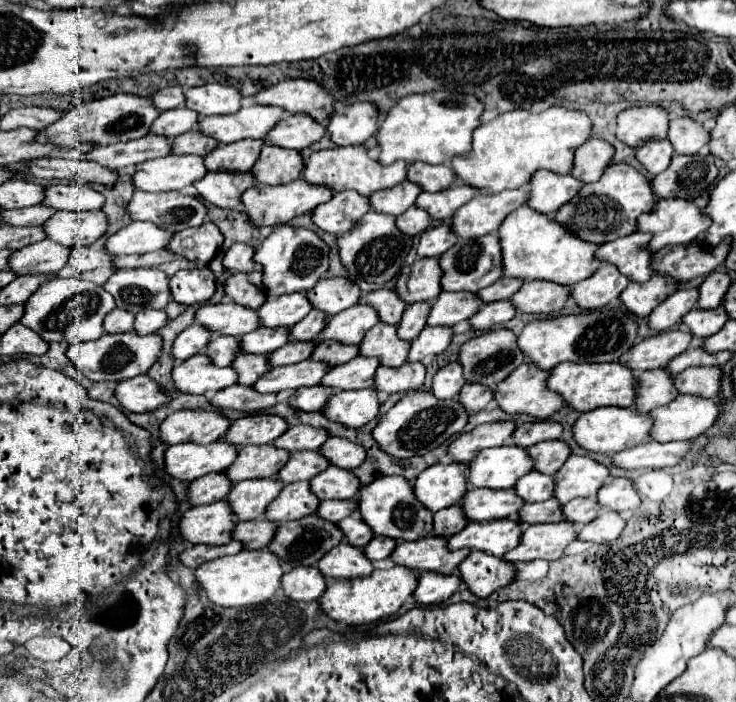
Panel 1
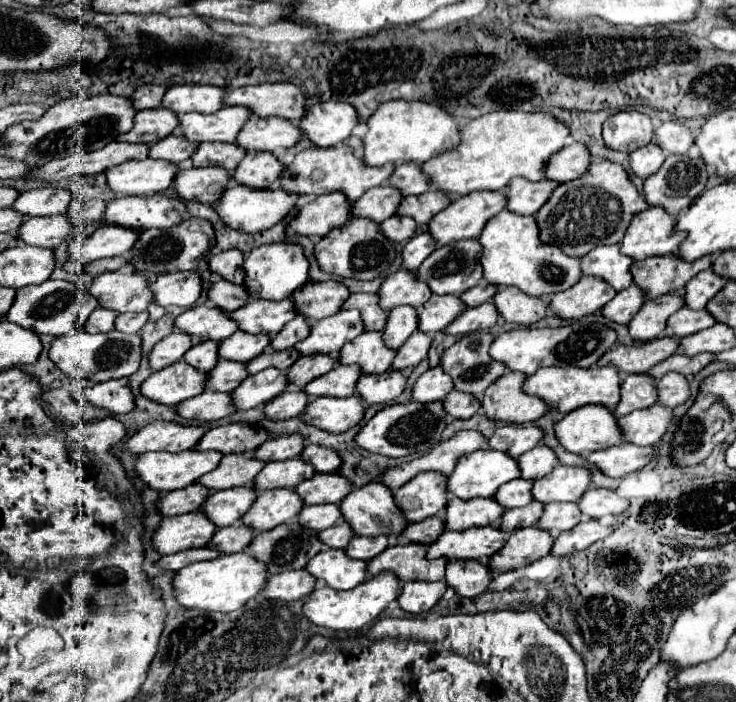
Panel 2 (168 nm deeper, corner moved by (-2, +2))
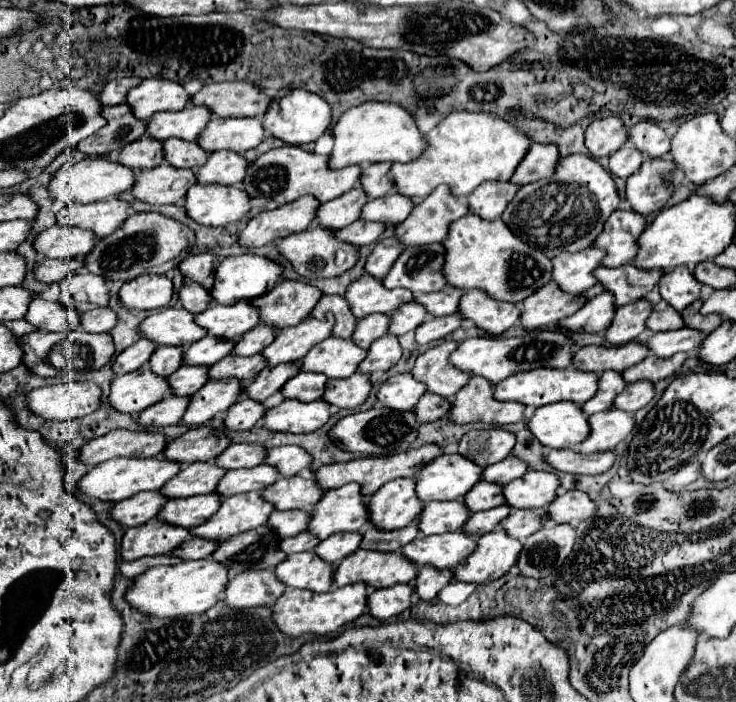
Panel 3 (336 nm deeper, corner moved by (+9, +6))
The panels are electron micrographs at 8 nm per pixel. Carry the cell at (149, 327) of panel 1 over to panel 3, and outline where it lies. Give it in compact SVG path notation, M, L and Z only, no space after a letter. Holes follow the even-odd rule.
M110 308L100 310L88 310L80 316L80 326L86 332L108 332L116 326L118 316Z

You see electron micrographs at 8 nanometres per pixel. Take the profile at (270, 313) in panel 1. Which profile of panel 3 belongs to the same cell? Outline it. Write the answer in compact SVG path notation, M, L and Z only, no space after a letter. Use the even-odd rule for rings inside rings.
M236 302L232 306L210 306L196 314L194 322L198 322L198 326L202 326L210 336L236 342L244 332L252 330L260 318L254 306L248 302Z

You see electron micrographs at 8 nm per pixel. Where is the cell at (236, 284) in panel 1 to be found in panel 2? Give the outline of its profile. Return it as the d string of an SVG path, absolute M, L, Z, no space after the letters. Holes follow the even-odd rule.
M219 280L211 286L209 300L213 300L215 306L225 312L235 312L239 310L239 306L247 304L249 294L247 290L243 290L243 284L231 284L227 280Z

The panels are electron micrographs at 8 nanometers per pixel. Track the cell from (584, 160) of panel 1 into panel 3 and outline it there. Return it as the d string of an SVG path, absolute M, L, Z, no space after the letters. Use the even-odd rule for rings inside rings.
M534 142L528 148L524 162L520 162L520 166L516 166L510 182L516 186L524 186L524 184L536 182L540 178L548 178L554 174L558 158L560 158L560 152L556 146Z

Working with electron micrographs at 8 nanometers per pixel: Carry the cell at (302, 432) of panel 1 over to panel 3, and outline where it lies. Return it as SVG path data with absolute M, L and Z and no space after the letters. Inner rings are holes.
M232 444L214 462L218 466L224 466L226 470L238 470L238 468L254 468L262 464L264 456L266 450L262 444Z

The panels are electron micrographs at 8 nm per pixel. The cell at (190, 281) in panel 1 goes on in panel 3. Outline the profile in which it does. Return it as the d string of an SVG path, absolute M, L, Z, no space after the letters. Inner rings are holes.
M142 274L126 282L118 292L120 304L126 310L162 308L172 298L172 280L158 274Z

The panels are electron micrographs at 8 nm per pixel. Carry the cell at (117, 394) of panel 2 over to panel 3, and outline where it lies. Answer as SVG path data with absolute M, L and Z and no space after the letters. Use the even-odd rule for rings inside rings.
M94 382L56 384L30 390L26 406L44 420L74 420L94 412L100 406L102 390Z

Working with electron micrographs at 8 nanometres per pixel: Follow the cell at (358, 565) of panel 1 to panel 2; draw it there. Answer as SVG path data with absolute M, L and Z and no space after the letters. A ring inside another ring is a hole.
M335 548L321 550L315 558L311 558L307 570L319 582L335 590L351 590L367 578L367 562L347 558L345 550Z

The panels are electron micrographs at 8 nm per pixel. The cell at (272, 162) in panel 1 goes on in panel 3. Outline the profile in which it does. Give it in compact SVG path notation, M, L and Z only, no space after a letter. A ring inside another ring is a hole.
M232 150L212 152L200 170L196 170L198 184L222 184L232 186L238 184L232 178L244 178L246 160L240 154L232 154Z

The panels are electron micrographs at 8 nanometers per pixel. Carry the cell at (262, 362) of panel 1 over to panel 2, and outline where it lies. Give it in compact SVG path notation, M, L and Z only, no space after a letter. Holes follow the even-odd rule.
M219 360L217 366L209 372L207 388L217 392L233 392L243 382L243 378L247 378L245 364Z

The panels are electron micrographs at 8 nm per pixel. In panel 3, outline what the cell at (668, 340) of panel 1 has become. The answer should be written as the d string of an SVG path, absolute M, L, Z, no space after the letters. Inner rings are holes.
M638 342L622 344L622 346L584 346L572 356L572 366L578 370L600 374L604 370L624 372L628 366L638 364L648 354Z

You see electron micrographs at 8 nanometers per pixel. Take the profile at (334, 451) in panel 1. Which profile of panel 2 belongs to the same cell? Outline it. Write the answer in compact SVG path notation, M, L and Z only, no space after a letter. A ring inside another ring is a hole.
M309 444L305 446L301 458L309 464L315 466L317 472L337 472L337 468L341 466L341 456L339 452L327 448L327 446L317 446L317 444Z

